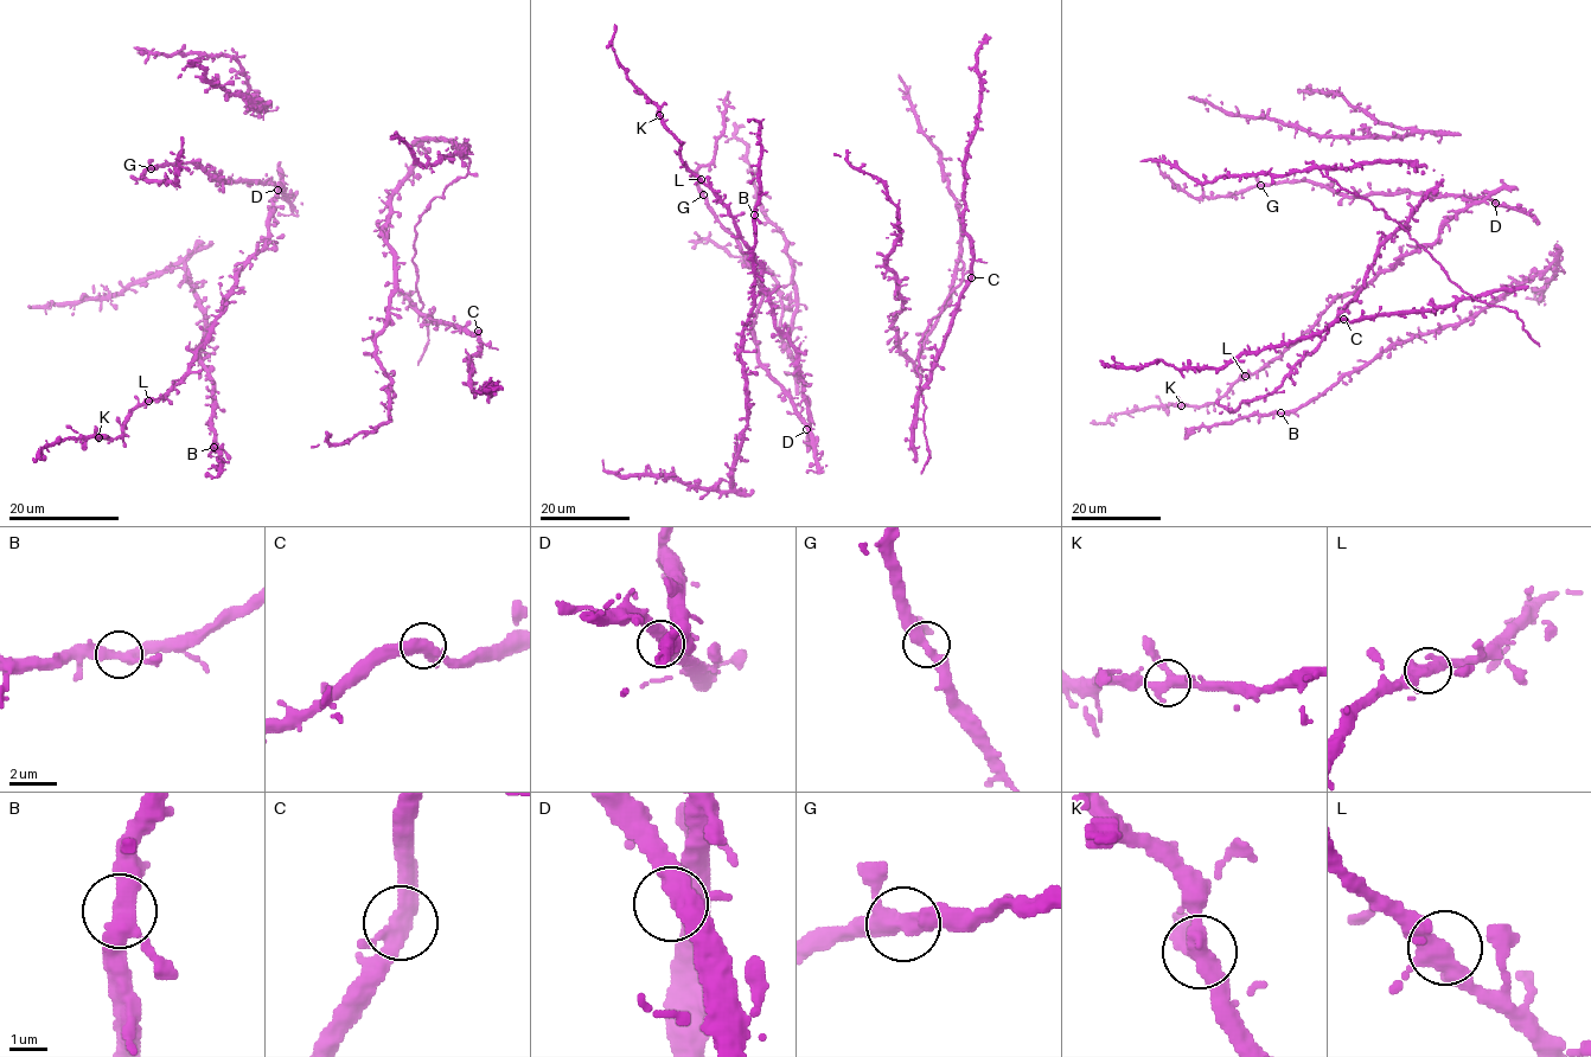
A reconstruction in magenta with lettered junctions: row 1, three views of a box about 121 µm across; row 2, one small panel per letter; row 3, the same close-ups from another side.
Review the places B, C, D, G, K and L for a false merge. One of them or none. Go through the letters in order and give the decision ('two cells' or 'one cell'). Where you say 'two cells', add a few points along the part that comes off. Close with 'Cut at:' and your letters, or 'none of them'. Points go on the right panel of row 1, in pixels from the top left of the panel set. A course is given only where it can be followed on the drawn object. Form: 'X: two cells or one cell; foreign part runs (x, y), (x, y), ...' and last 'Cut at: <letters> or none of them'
B: one cell
C: one cell
D: one cell
G: one cell
K: one cell
L: one cell
Cut at: none of them

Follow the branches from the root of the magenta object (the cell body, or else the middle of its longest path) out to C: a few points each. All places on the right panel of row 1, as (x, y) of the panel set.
C: (1426, 167), (1368, 162), (1320, 171), (1381, 207), (1450, 281), (1486, 300), (1477, 294), (1432, 311), (1343, 318)

